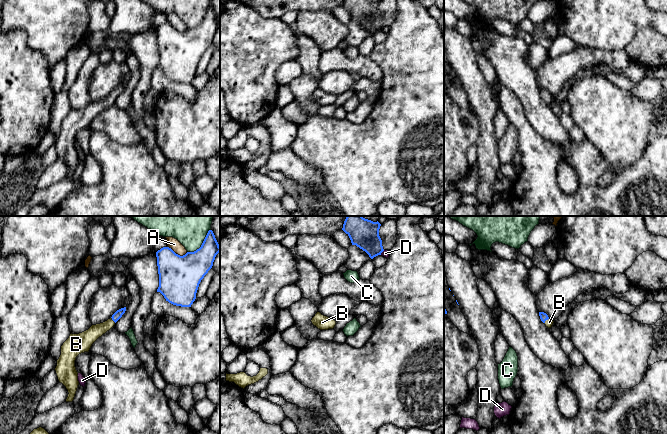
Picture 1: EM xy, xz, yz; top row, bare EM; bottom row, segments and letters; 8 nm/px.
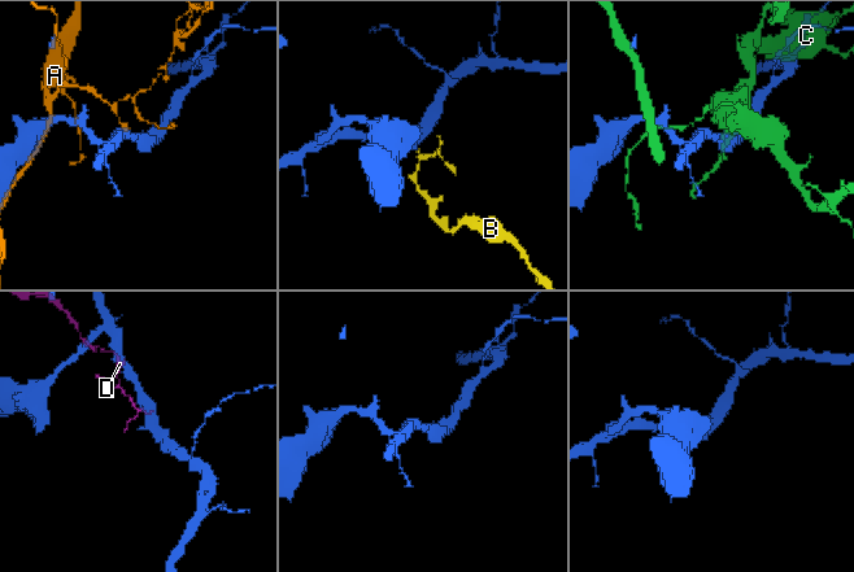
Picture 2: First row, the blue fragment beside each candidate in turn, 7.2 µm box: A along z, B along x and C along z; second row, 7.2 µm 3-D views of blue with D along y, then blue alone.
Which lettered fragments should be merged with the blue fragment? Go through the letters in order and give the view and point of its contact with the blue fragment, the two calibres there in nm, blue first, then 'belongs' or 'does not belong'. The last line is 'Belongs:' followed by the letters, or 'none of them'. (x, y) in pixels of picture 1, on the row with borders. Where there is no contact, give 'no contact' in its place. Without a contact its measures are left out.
A: xy (177, 254) | 340/90 nm | does not belong
B: yz (546, 319) | 60/60 nm | belongs
C: xy (202, 244) | 260/400 nm | does not belong
D: xz (382, 251) | 240/60 nm | does not belong
Belongs: B

